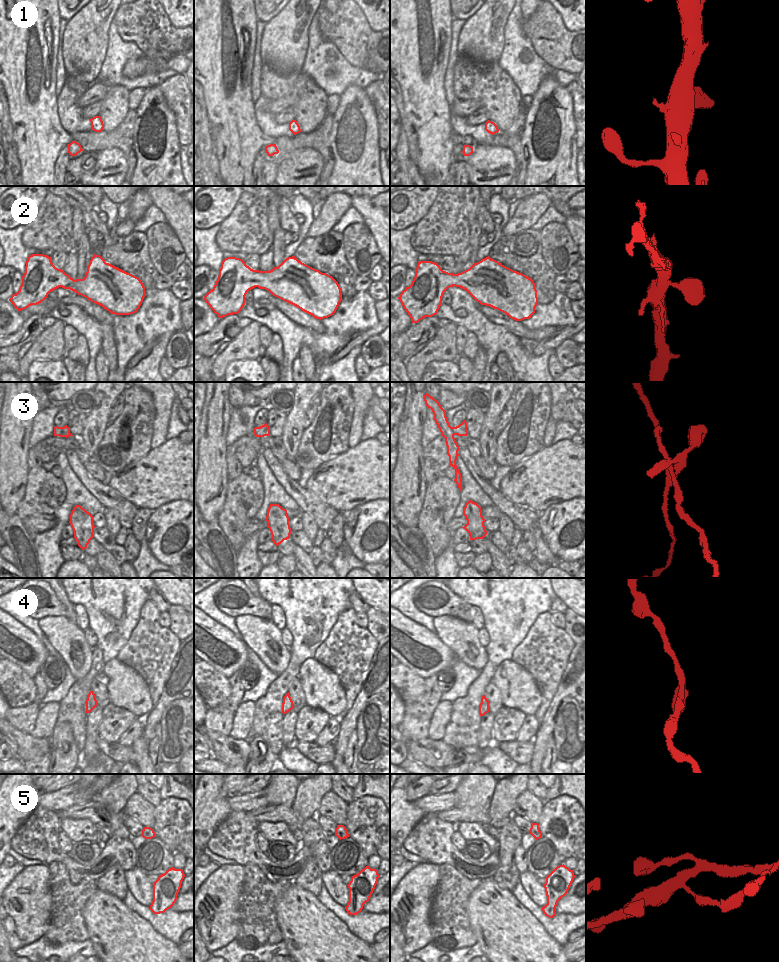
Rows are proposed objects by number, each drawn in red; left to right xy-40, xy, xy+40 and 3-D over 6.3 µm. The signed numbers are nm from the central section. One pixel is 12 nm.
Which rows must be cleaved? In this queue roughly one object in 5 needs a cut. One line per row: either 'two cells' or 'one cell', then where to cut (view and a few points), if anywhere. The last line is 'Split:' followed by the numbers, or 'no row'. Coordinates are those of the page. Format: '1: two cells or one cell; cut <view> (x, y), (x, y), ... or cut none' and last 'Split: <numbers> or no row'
1: one cell; cut none
2: one cell; cut none
3: two cells; cut xy+40 (452, 427), (454, 434)
4: one cell; cut none
5: one cell; cut none
Split: 3

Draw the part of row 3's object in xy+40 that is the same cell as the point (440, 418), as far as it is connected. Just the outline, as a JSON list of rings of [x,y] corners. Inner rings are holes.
[[[426,392],[423,399],[427,408],[430,408],[432,410],[434,414],[434,420],[441,432],[441,435],[445,438],[450,466],[452,466],[455,469],[454,481],[456,482],[459,491],[461,491],[462,478],[461,473],[456,465],[456,460],[459,456],[458,451],[460,448],[454,438],[453,427],[450,426],[446,417],[446,411],[441,407],[438,400],[434,399]]]

